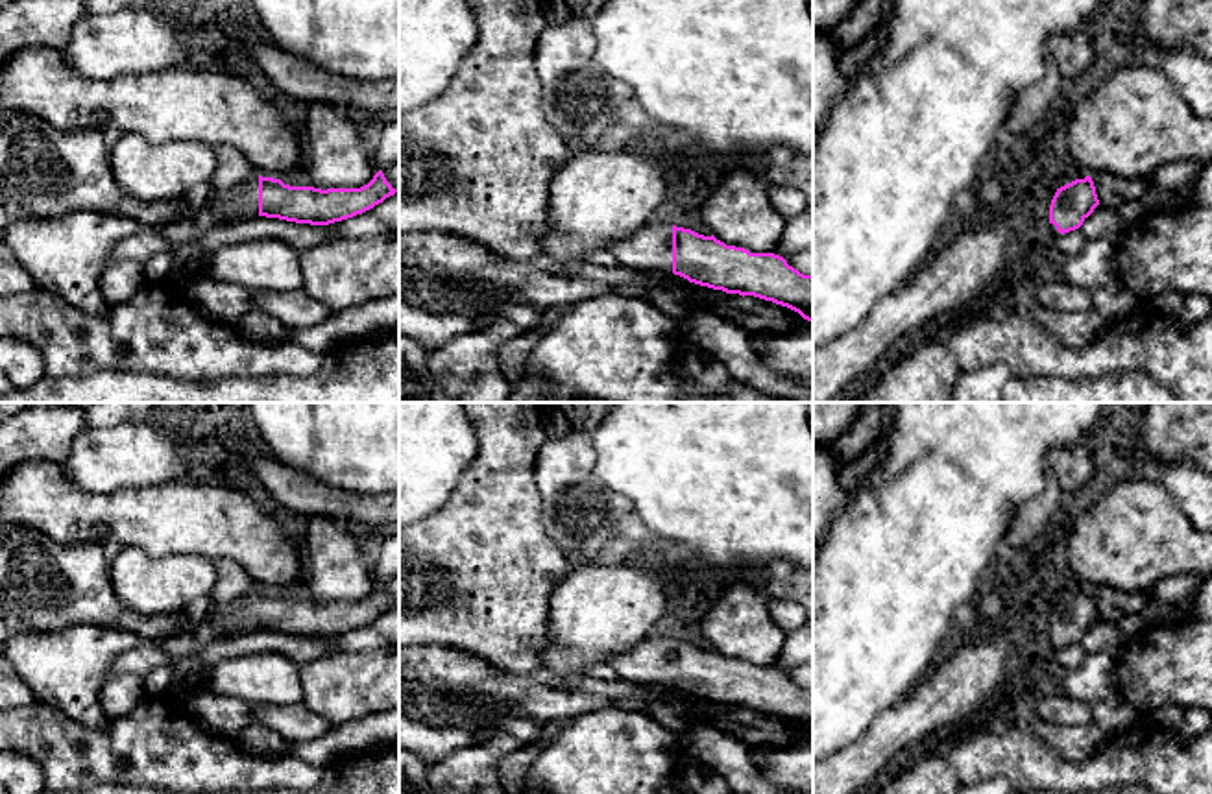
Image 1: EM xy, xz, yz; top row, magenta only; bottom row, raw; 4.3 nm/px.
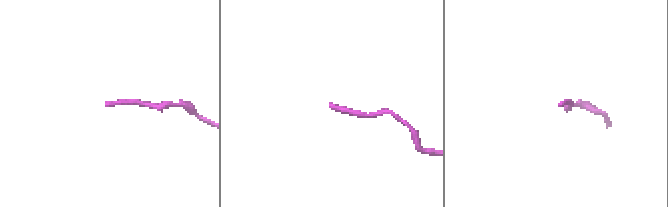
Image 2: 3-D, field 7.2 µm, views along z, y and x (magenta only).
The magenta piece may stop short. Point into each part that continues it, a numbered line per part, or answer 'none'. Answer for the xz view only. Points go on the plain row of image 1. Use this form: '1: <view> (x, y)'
1: xz (651, 661)

